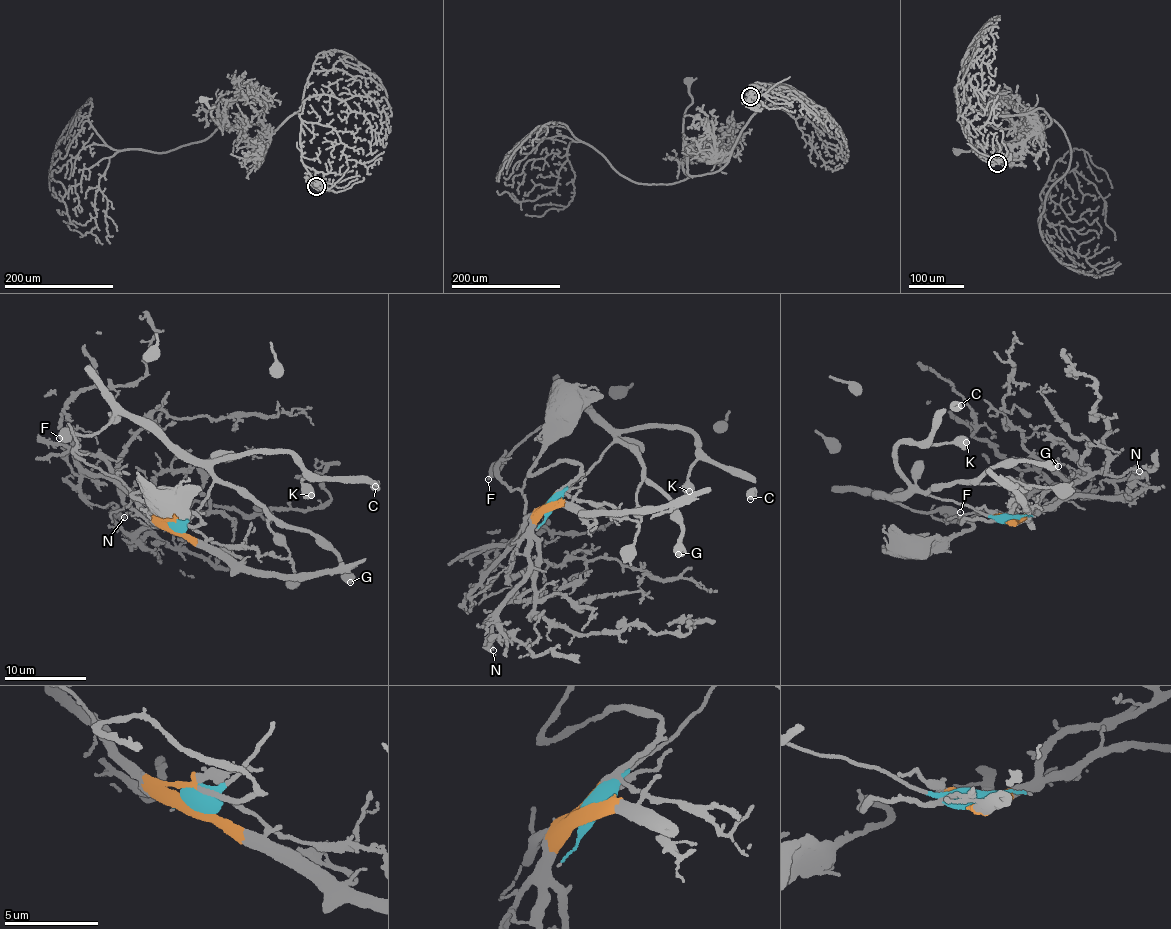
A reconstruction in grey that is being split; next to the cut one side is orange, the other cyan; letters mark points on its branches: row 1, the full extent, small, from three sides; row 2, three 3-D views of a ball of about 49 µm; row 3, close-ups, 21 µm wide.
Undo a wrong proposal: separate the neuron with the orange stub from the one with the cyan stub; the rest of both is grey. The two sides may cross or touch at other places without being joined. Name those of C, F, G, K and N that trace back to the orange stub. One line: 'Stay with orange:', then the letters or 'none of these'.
Stay with orange: N

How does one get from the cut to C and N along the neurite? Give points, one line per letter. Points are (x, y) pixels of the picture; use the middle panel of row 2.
C: (548, 505), (613, 438), (681, 425), (709, 458), (753, 480), (750, 499)
N: (548, 505), (540, 509), (532, 528), (527, 552), (530, 562), (520, 583), (484, 625), (491, 626), (493, 650)

